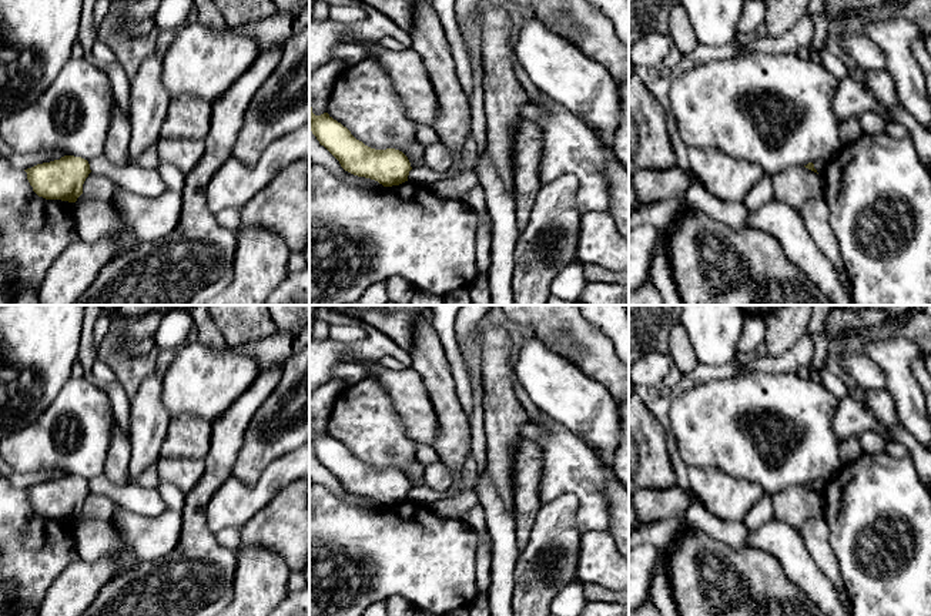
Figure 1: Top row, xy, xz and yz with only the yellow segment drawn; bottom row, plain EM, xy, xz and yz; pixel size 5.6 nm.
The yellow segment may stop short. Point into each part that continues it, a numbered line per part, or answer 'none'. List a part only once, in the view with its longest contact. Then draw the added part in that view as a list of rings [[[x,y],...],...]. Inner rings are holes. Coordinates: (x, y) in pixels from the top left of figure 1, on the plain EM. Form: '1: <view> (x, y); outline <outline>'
none

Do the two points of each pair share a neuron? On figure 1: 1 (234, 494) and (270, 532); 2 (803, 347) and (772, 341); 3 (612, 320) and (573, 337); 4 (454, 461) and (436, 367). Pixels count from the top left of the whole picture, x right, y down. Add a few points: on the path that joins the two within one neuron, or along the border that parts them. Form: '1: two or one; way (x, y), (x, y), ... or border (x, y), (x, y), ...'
1: two; border (280, 492), (240, 529)
2: two; border (806, 332), (779, 355), (766, 354)
3: two; border (586, 320), (595, 324), (613, 345)
4: one; way (454, 438), (454, 424), (441, 389)

